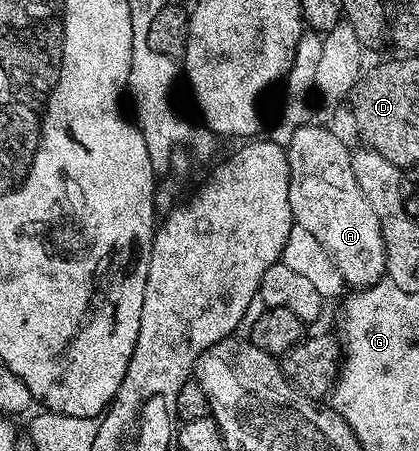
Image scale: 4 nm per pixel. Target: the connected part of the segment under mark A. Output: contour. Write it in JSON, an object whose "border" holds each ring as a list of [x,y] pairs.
{"border":[[[318,122],[308,123],[296,130],[286,148],[290,167],[288,202],[295,225],[309,230],[316,237],[316,242],[320,242],[320,246],[328,250],[351,289],[361,290],[383,279],[386,270],[386,243],[382,237],[382,227],[376,218],[376,210],[372,210],[368,198],[364,198],[364,190],[360,190],[360,182],[356,182],[356,174],[352,174],[351,155],[351,149],[346,149],[345,142],[336,133],[321,128]]]}

